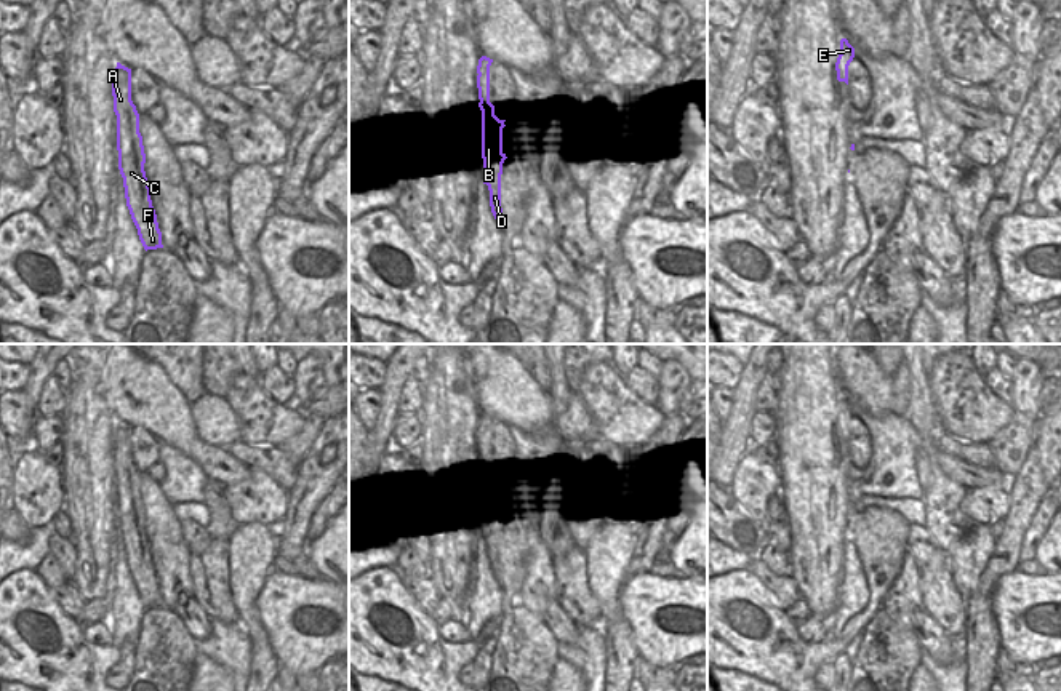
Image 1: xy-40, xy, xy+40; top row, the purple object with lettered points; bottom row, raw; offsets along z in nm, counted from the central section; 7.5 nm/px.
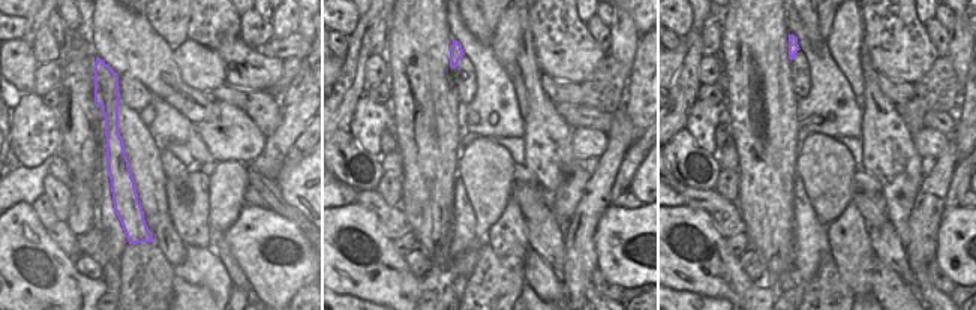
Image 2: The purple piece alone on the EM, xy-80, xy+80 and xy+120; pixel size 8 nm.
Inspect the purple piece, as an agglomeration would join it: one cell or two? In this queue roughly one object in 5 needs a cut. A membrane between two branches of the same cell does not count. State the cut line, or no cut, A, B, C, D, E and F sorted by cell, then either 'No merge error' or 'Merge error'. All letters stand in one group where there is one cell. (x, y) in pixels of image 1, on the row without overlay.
No split. Groups: A B C D E F. No merge error.

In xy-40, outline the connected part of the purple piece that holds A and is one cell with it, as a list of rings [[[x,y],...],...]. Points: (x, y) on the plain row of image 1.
[[[120,421],[114,429],[112,454],[117,473],[118,528],[123,536],[126,565],[144,608],[163,606],[144,529],[146,512],[139,491],[139,472],[131,459],[131,427]]]

